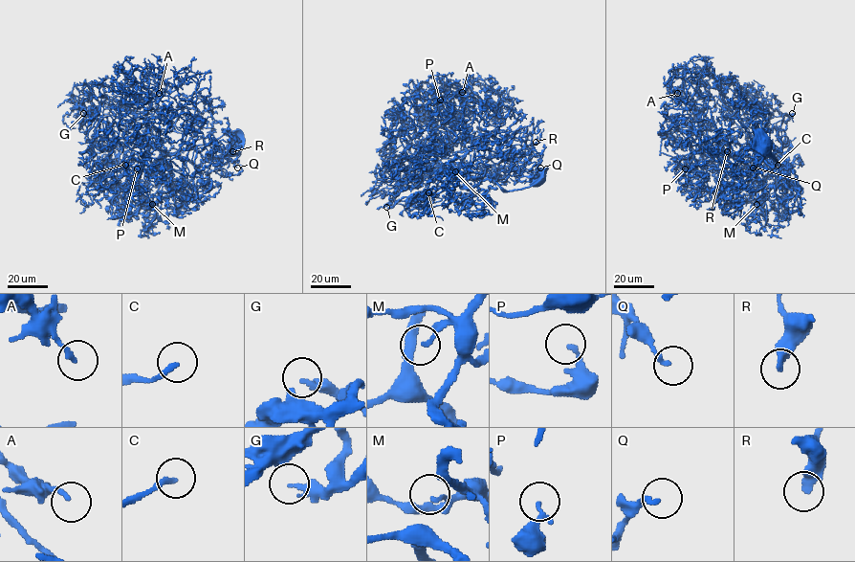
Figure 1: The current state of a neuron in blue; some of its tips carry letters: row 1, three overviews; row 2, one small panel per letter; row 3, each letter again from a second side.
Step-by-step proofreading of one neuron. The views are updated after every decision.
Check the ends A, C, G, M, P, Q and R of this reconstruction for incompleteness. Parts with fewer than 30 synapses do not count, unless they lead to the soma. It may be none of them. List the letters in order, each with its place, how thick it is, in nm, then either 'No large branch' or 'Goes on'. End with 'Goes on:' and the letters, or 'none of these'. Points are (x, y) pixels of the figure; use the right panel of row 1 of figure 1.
A: Place: (677, 93). Thickness 180 nm. No large branch
C: Place: (778, 165). Thickness 190 nm. Goes on
G: Place: (792, 113). Thickness 240 nm. Goes on
M: Place: (756, 204). Thickness 100 nm. No large branch
P: Place: (685, 168). Thickness 180 nm. No large branch
Q: Place: (753, 168). Thickness 160 nm. No large branch
R: Place: (727, 151). Thickness 360 nm. Goes on
Goes on: C, G, R

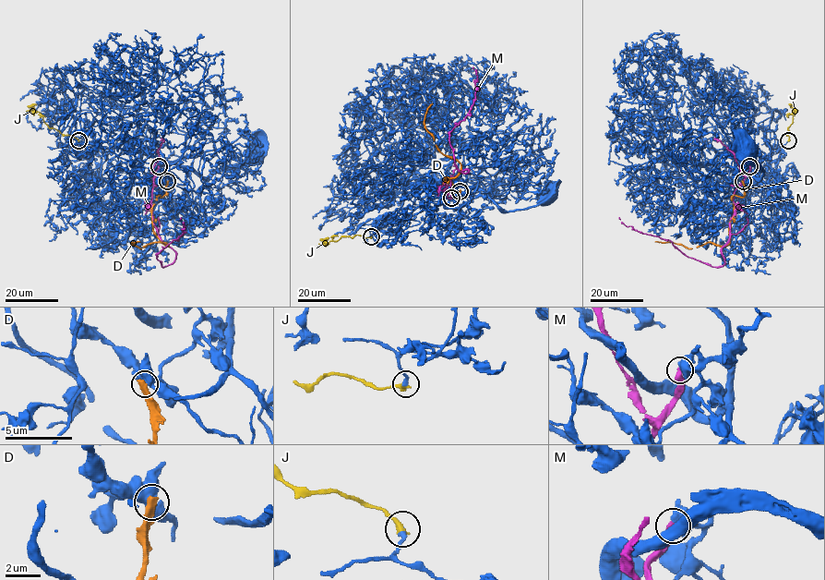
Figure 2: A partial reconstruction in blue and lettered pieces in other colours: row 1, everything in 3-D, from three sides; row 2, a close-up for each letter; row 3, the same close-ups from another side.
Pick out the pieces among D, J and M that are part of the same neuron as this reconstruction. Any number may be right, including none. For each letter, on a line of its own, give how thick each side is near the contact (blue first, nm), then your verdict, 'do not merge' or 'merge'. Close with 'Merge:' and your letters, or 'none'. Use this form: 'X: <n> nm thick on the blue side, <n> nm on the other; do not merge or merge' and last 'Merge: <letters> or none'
D: 550 nm thick on the blue side, 500 nm on the other; do not merge
J: 280 nm thick on the blue side, 420 nm on the other; merge
M: 750 nm thick on the blue side, 500 nm on the other; do not merge
Merge: J

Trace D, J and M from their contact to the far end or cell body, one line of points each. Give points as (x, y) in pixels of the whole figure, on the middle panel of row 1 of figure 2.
D: (460, 191), (444, 181), (458, 174), (460, 164), (443, 154), (424, 125), (433, 103)
J: (371, 236), (342, 236), (327, 243), (324, 240), (328, 237)
M: (451, 198), (445, 178), (468, 170), (462, 173), (455, 163), (448, 133), (473, 102), (473, 67)

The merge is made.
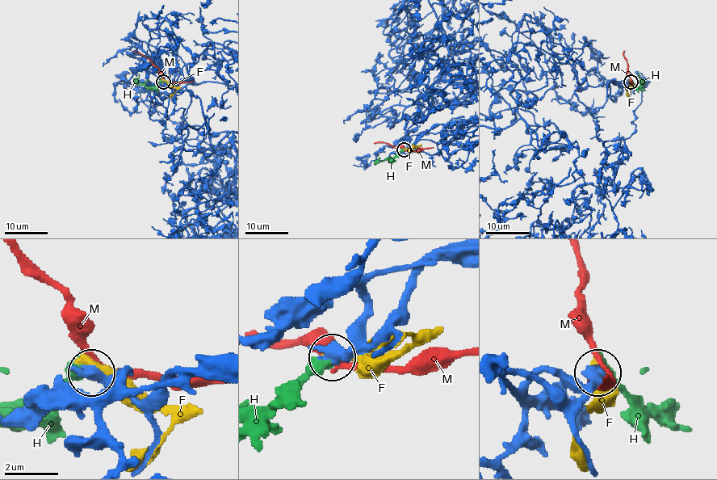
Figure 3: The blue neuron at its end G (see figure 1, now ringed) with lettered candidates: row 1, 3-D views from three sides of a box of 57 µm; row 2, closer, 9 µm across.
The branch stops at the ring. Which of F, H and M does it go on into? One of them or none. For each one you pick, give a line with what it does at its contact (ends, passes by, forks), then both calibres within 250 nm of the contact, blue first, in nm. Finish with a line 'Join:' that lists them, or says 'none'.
H: it ends; calibres 500 and 500 nm
Join: H

